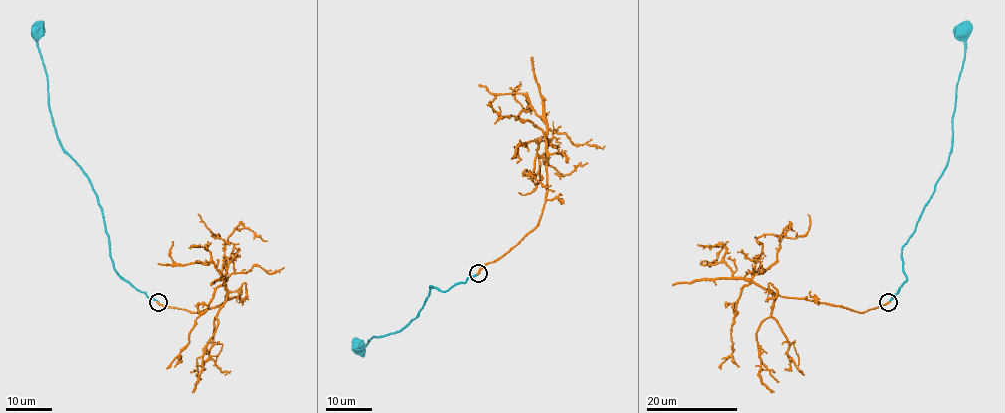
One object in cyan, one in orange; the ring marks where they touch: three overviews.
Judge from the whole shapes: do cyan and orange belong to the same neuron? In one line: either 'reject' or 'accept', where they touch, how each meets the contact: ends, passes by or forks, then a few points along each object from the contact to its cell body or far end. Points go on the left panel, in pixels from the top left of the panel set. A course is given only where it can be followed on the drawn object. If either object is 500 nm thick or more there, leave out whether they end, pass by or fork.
reject; place (158, 302); cyan ends; orange ends; course cyan (158, 301), (114, 268), (103, 210), (92, 185), (63, 147), (51, 115), (48, 80), (38, 47), (39, 30); course orange (158, 301), (163, 306), (202, 312), (226, 300), (225, 274), (233, 244), (216, 235), (197, 214)

